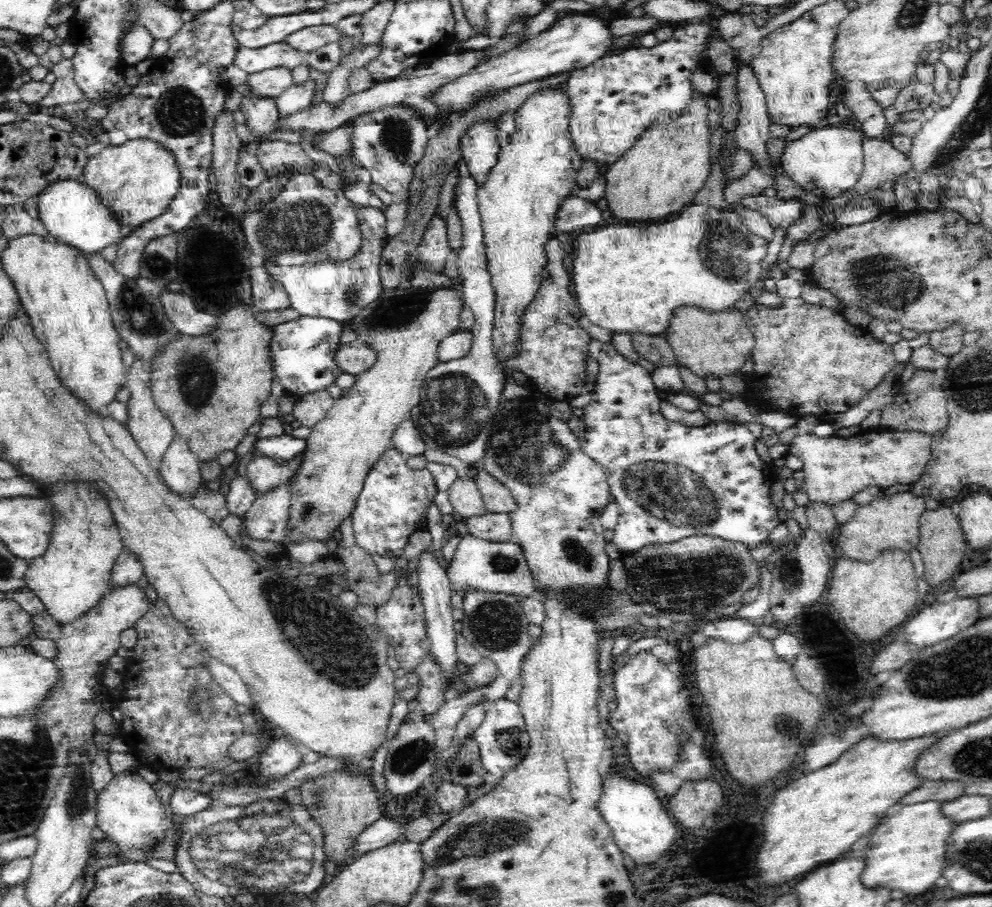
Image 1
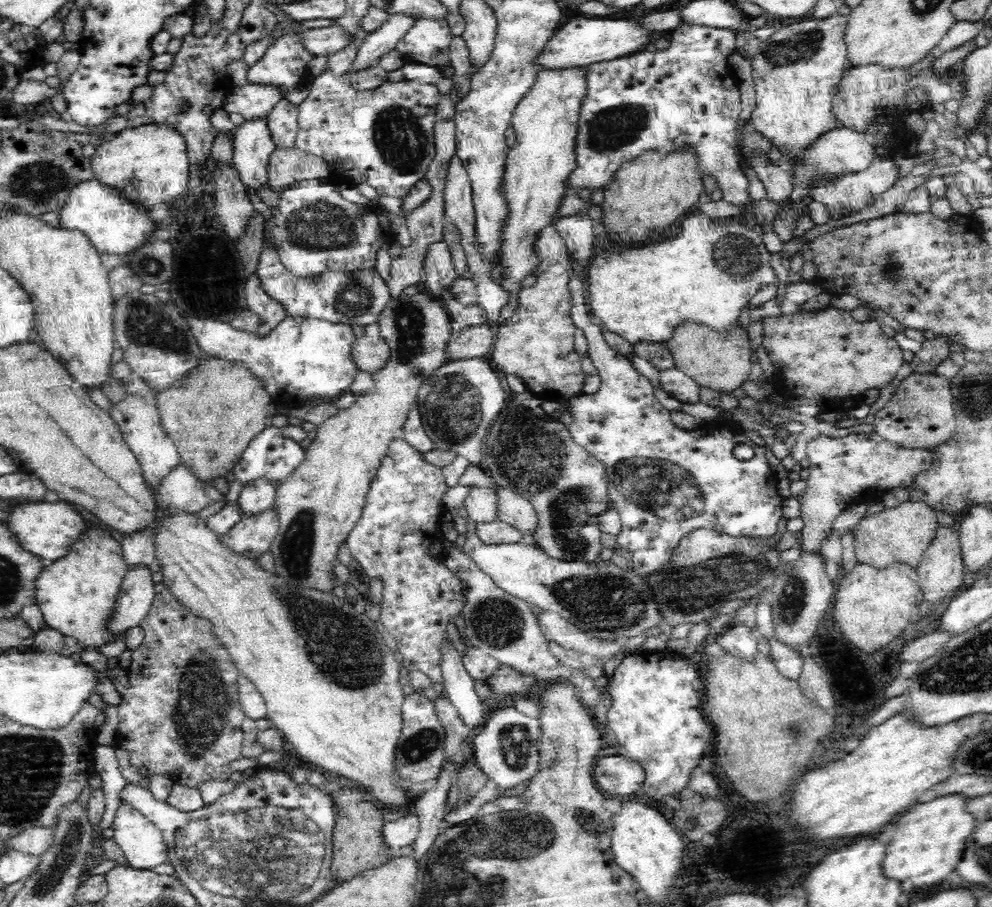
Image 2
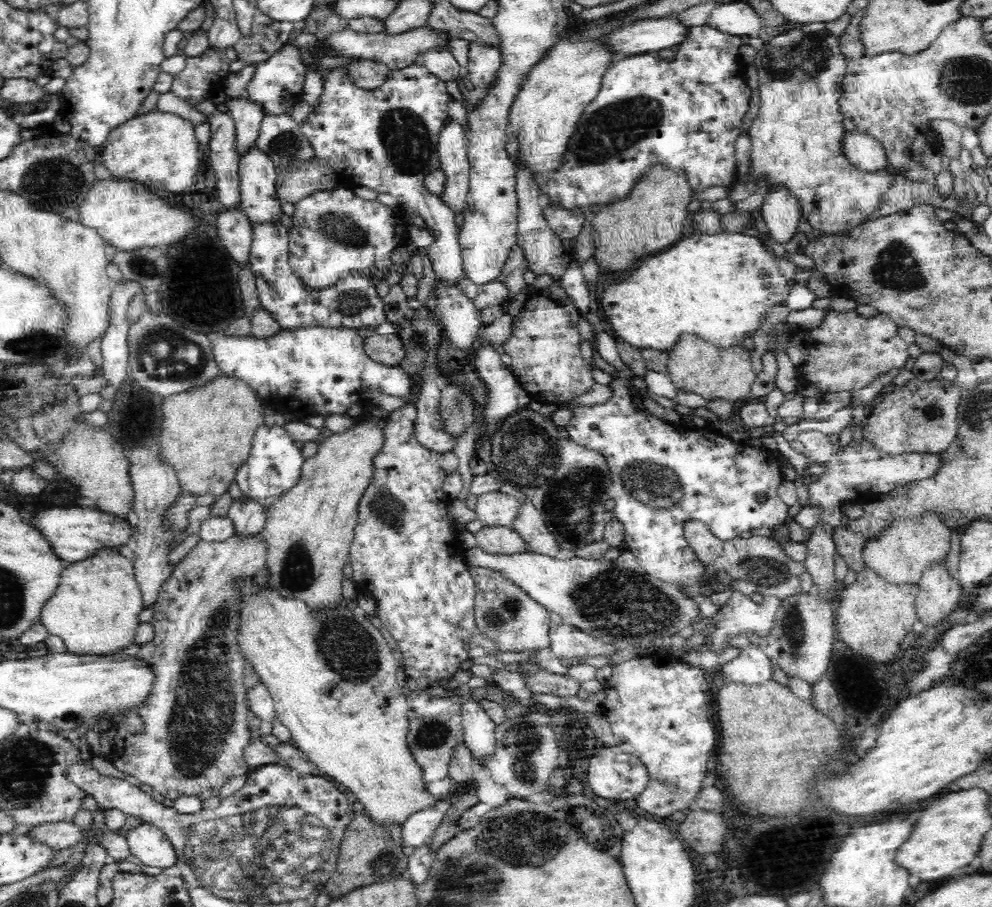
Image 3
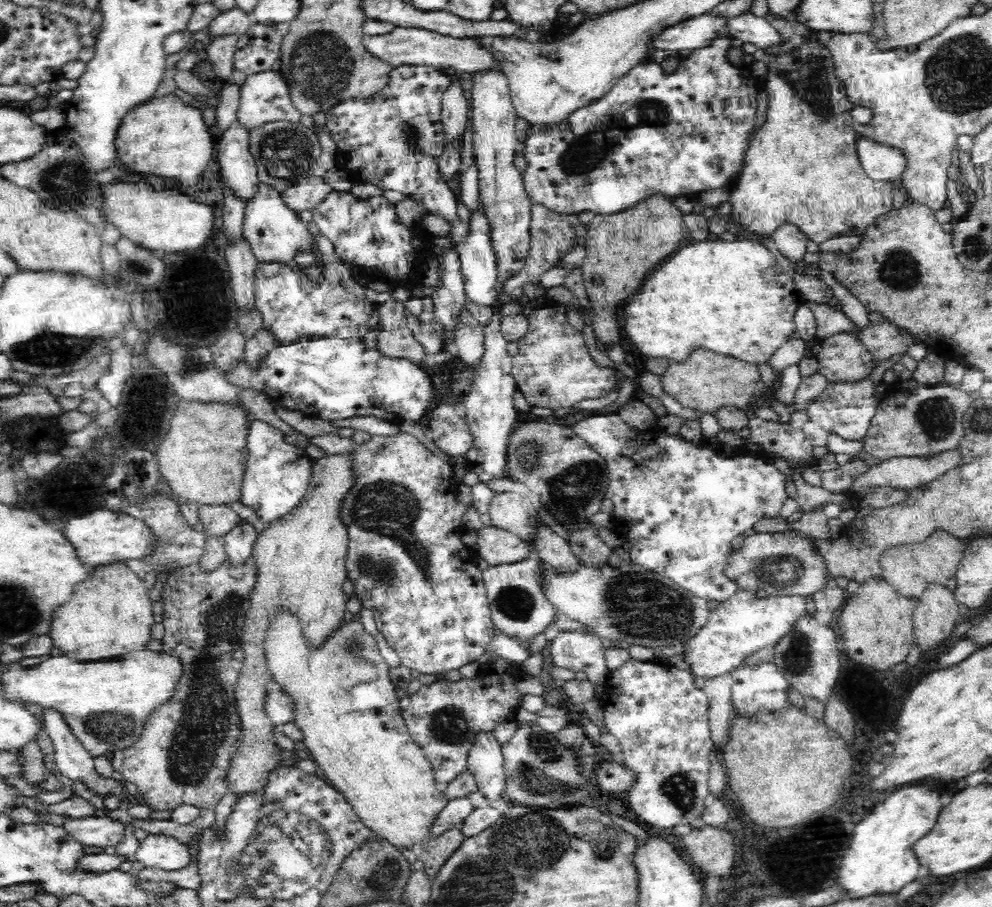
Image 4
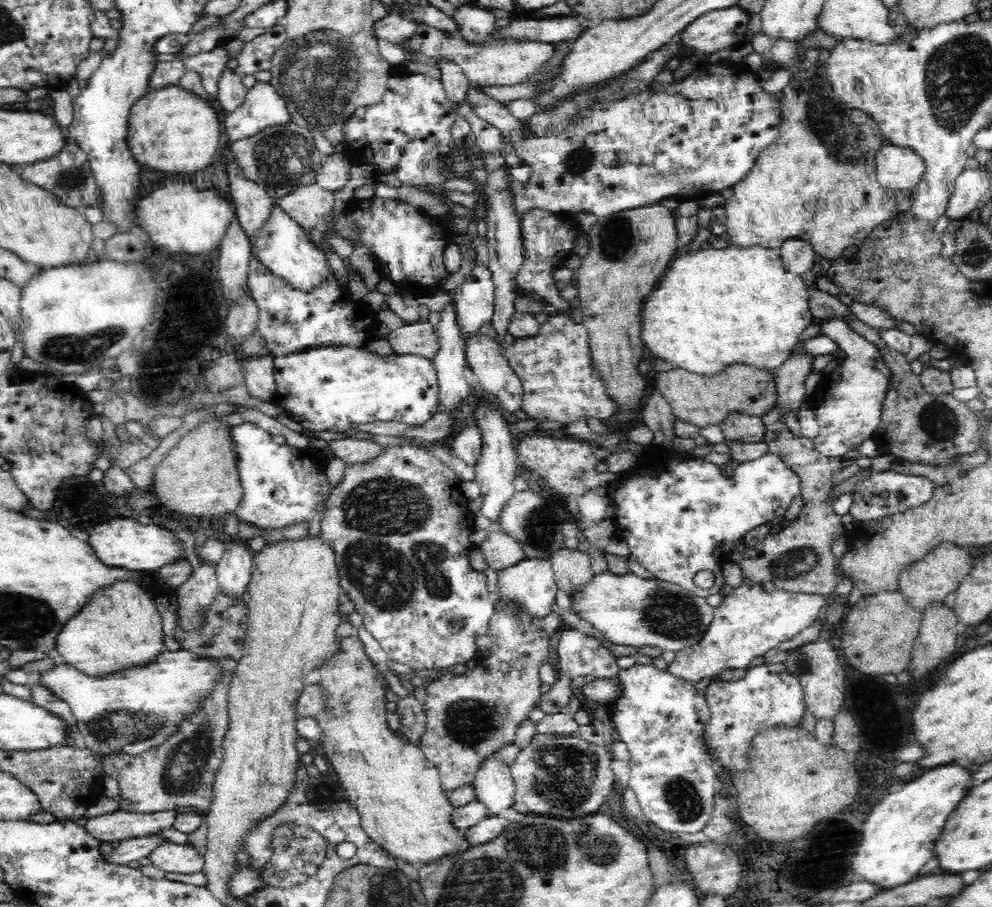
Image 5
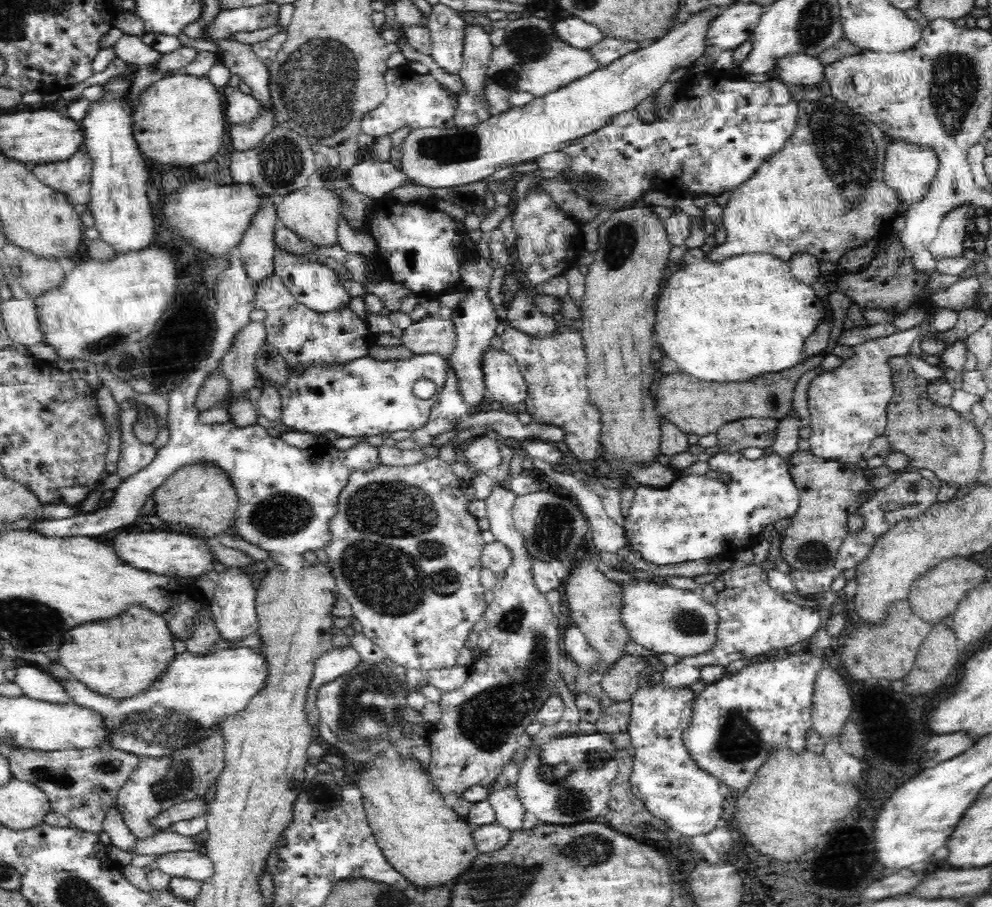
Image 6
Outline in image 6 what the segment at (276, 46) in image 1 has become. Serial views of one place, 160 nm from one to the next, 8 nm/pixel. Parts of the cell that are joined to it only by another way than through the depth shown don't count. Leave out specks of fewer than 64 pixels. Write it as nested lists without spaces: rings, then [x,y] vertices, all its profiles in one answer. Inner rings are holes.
[[[260,106],[260,116],[248,124],[231,124],[230,137],[234,151],[246,151],[256,147],[275,126],[276,112],[273,106]]]

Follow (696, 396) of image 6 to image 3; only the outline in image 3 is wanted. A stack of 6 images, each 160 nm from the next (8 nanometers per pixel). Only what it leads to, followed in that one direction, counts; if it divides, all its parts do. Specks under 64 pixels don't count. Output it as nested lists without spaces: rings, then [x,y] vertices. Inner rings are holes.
[[[682,334],[668,353],[666,373],[675,387],[690,389],[706,402],[721,398],[738,405],[750,400],[748,394],[757,373],[752,368],[750,352],[742,344],[718,347],[694,334]]]

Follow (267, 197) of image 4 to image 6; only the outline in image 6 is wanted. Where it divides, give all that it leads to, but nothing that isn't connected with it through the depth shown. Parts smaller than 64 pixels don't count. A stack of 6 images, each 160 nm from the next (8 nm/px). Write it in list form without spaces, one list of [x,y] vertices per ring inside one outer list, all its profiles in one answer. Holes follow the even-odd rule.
[[[274,248],[274,272],[284,279],[288,291],[296,298],[299,304],[306,305],[308,309],[316,312],[340,309],[341,306],[349,306],[351,296],[346,292],[343,284],[340,283],[337,270],[334,264],[323,259],[302,259],[298,254],[287,250]]]

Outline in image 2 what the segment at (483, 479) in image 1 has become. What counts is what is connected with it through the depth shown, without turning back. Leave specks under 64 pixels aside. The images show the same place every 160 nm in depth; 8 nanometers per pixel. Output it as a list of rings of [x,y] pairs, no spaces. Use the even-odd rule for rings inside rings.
[[[502,486],[494,490],[498,497],[496,512],[499,520],[517,528],[528,542],[531,542],[531,532],[537,520],[533,512],[532,503],[528,502],[520,493],[514,492]]]

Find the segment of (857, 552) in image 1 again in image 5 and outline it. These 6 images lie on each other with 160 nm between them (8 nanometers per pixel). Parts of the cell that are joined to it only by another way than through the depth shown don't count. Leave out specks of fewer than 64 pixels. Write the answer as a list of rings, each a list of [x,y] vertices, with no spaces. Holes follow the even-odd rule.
[[[941,541],[936,544],[923,557],[904,565],[897,574],[897,586],[912,608],[924,612],[933,601],[943,601],[948,594],[955,592],[961,580],[969,572],[972,556],[967,548],[952,544],[951,541]]]

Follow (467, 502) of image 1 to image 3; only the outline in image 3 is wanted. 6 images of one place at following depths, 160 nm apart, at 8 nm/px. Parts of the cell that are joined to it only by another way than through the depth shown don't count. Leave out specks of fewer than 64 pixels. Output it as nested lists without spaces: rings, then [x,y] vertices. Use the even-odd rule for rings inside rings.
[[[501,491],[488,492],[477,496],[474,511],[483,526],[512,528],[512,522],[520,510],[520,499]]]

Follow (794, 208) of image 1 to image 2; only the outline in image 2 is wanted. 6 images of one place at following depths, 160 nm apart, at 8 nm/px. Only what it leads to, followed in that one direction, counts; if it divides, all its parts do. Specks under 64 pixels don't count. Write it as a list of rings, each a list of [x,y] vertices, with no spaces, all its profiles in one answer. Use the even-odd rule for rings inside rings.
[[[683,22],[671,32],[668,48],[655,51],[638,51],[628,56],[595,62],[586,67],[585,94],[581,101],[577,122],[576,167],[569,179],[568,193],[577,190],[606,191],[614,173],[625,162],[640,157],[645,150],[658,149],[672,152],[684,145],[692,145],[699,158],[703,176],[710,176],[718,183],[723,199],[736,208],[745,208],[753,202],[748,195],[749,179],[741,168],[737,152],[738,120],[740,118],[740,87],[730,86],[735,74],[728,58],[736,52],[736,31]]]

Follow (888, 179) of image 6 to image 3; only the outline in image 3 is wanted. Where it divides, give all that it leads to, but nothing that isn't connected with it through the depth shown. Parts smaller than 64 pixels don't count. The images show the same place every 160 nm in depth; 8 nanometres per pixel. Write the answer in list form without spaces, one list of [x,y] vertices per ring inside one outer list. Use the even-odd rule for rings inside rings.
[[[854,130],[846,132],[841,137],[842,154],[849,164],[862,172],[876,173],[877,170],[888,169],[889,157],[881,144],[871,136],[856,133]]]

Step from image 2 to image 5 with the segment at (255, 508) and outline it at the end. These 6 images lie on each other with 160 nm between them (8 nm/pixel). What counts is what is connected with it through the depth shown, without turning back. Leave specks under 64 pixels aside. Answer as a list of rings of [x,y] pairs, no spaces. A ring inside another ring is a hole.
[[[230,542],[216,565],[219,588],[228,595],[247,597],[249,577],[252,576],[253,557],[244,543]]]

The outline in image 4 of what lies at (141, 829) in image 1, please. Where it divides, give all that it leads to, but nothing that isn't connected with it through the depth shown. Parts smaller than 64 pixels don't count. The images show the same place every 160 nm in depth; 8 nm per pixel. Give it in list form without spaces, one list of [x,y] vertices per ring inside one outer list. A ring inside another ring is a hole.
[[[148,833],[139,842],[134,860],[142,862],[148,868],[159,868],[166,874],[171,874],[185,866],[190,866],[193,857],[185,844],[175,837],[164,833]]]

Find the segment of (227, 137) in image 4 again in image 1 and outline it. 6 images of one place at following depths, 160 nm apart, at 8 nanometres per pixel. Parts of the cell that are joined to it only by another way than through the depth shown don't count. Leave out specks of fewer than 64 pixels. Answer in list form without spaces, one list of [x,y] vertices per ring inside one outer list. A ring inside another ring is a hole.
[[[274,65],[262,72],[248,75],[247,85],[251,94],[264,98],[278,98],[286,88],[292,86],[292,69],[287,65]]]

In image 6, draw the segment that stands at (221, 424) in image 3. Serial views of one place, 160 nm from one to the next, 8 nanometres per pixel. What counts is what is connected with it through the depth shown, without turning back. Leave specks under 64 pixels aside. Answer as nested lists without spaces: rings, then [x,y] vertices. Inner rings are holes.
[[[192,461],[175,469],[153,494],[154,514],[172,526],[190,526],[214,535],[231,530],[238,506],[238,495],[230,477],[214,461]]]

